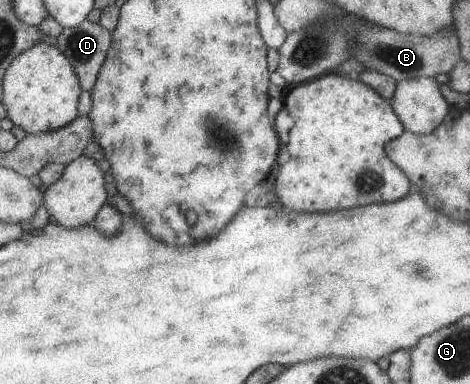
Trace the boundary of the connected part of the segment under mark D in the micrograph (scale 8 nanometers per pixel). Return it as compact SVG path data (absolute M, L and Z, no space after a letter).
M85 20L75 27L64 28L57 39L57 45L74 65L83 90L91 92L111 49L112 33L100 22Z

